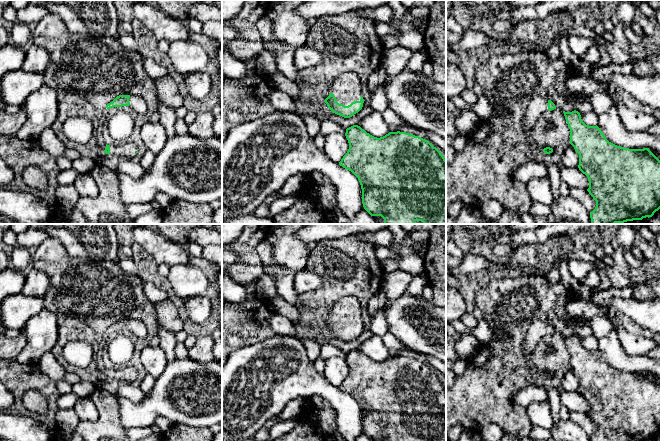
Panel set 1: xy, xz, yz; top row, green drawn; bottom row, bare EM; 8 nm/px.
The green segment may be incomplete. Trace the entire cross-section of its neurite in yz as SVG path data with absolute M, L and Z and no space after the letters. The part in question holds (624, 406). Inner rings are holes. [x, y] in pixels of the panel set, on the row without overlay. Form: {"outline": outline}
{"outline": "M576 334L563 337L570 353L570 368L579 378L578 392L587 400L587 415L596 425L590 441L652 441L660 433L660 384L649 372L629 373L609 366L597 349L586 349Z"}

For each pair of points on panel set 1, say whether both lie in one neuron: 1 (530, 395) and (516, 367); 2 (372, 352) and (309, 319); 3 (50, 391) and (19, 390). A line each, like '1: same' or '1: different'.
1: different
2: different
3: same

